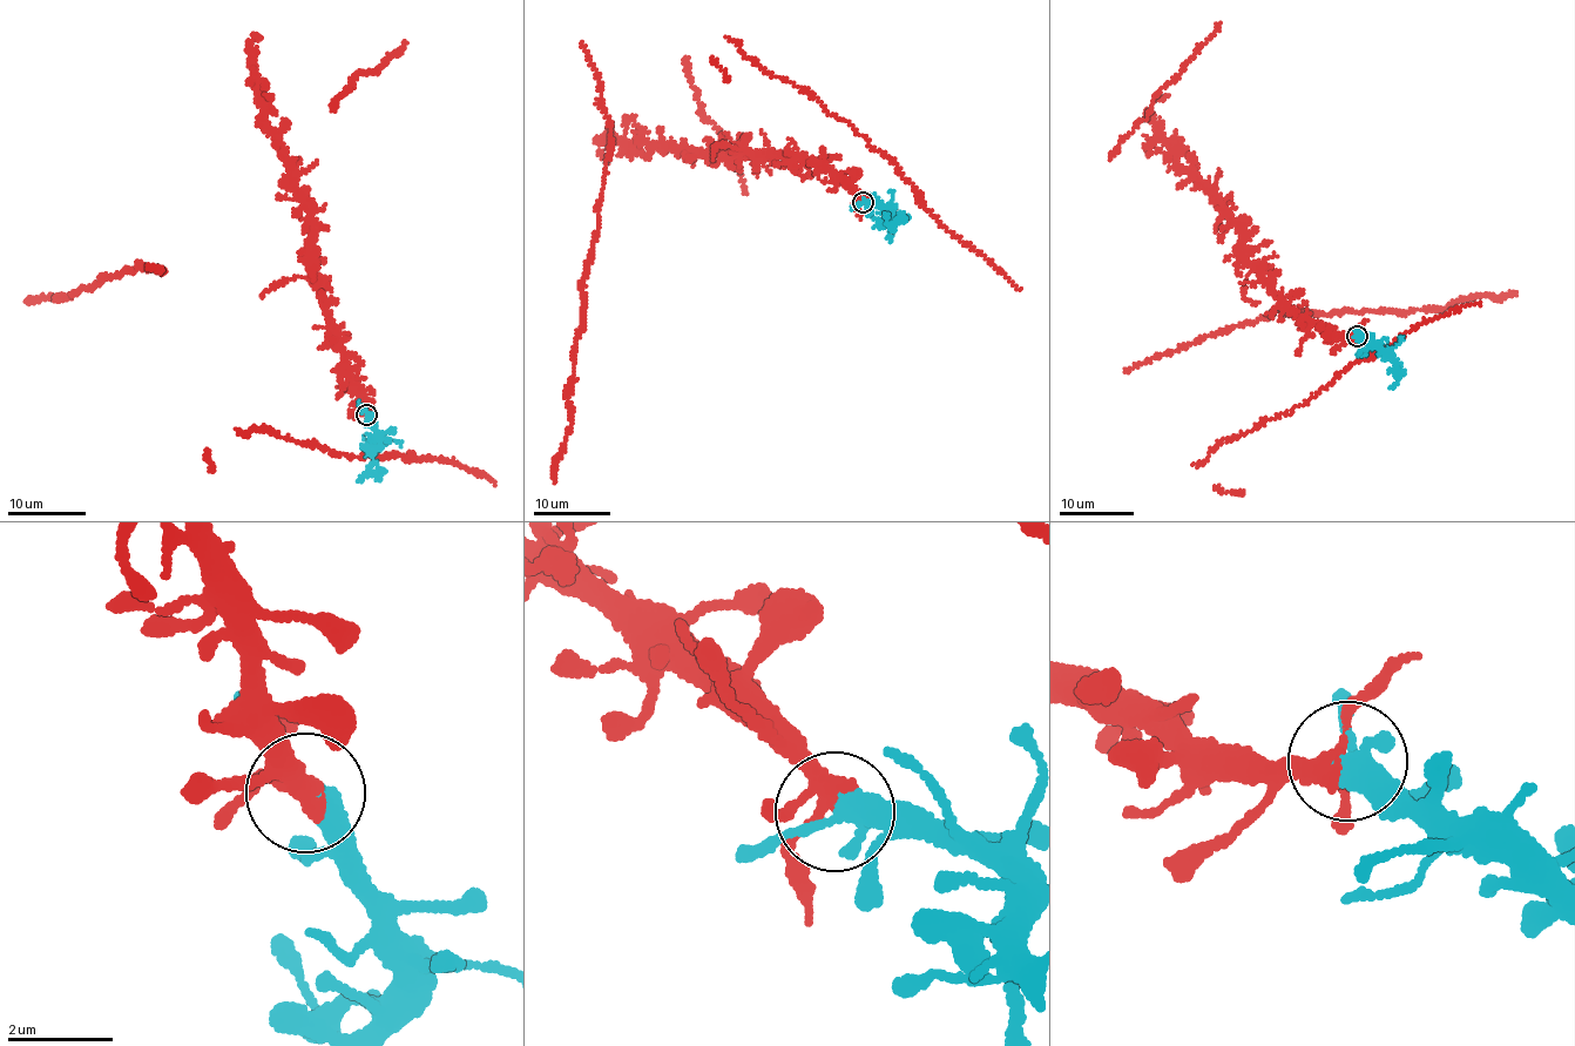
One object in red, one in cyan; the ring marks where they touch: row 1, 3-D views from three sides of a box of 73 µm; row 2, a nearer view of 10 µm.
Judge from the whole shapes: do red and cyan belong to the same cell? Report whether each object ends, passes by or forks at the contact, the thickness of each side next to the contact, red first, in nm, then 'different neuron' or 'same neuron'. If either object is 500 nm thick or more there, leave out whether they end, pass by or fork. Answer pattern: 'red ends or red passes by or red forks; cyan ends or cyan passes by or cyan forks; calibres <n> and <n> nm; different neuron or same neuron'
red forks; cyan passes by; calibres 240 and 340 nm; same neuron

